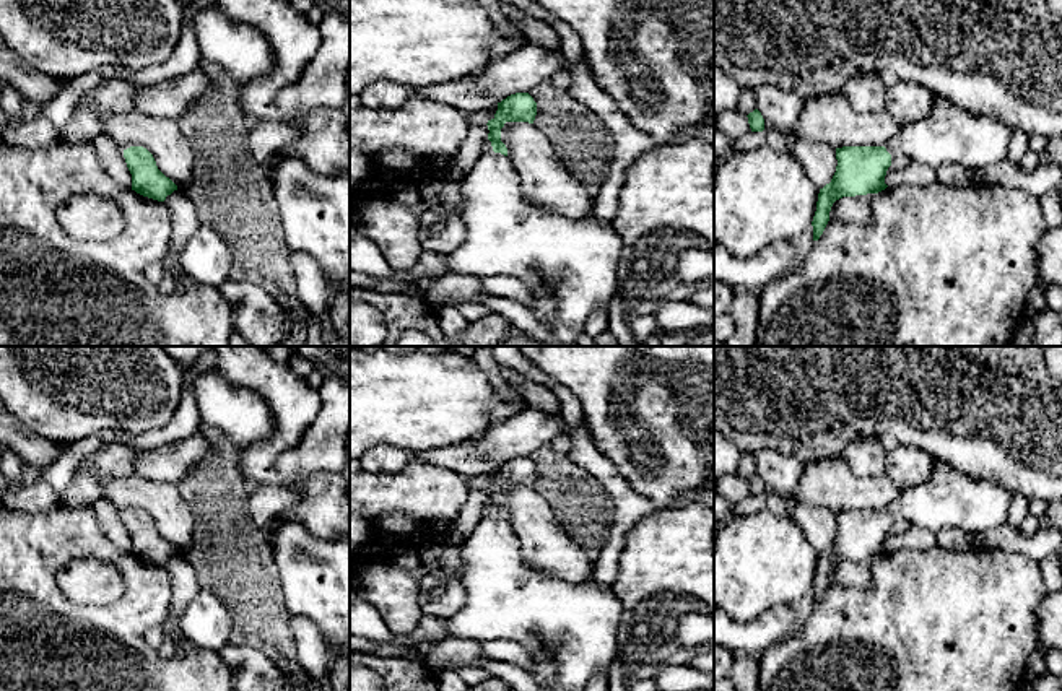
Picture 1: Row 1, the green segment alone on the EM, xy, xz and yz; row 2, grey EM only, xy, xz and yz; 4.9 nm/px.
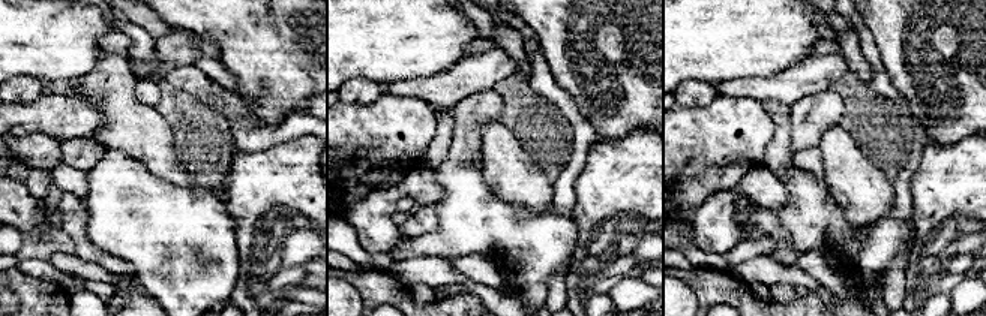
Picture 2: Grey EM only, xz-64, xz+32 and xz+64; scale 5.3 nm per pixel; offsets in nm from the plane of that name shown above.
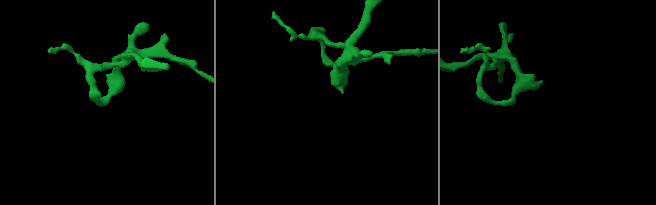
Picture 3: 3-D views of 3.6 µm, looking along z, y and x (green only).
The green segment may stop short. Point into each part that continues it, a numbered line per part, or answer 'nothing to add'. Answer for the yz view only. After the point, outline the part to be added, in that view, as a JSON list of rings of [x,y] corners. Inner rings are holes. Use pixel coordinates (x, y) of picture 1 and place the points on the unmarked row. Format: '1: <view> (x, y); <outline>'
1: yz (947, 499); [[[935,460],[929,478],[899,489],[885,509],[891,522],[899,519],[934,533],[958,528],[971,537],[1007,522],[1013,491],[990,480],[974,480],[945,462]]]

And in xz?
1: xz (570, 630); [[[494,515],[483,517],[465,537],[460,554],[465,603],[446,618],[446,637],[517,642],[533,658],[527,671],[546,691],[585,691],[597,675],[608,673],[623,611],[610,589],[594,579],[574,584],[532,567],[520,554],[511,524]]]

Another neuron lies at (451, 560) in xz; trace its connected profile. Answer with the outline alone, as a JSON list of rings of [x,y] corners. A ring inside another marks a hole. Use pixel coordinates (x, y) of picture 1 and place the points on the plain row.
[[[442,546],[436,567],[421,564],[410,572],[392,564],[371,563],[355,572],[351,593],[376,606],[390,632],[405,636],[413,632],[428,613],[421,579],[429,572],[439,572],[460,580],[462,566],[460,546]]]

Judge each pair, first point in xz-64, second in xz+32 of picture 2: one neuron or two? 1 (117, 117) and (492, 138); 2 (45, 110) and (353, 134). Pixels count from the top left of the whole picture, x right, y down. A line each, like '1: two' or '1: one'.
1: one
2: one

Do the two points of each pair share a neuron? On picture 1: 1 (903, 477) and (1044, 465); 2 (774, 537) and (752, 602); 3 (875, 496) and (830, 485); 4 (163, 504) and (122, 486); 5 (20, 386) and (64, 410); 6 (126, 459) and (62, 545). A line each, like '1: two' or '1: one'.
1: two
2: one
3: one
4: one
5: one
6: two

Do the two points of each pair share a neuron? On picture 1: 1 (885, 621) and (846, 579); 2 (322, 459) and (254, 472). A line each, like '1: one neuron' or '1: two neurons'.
1: two neurons
2: two neurons

